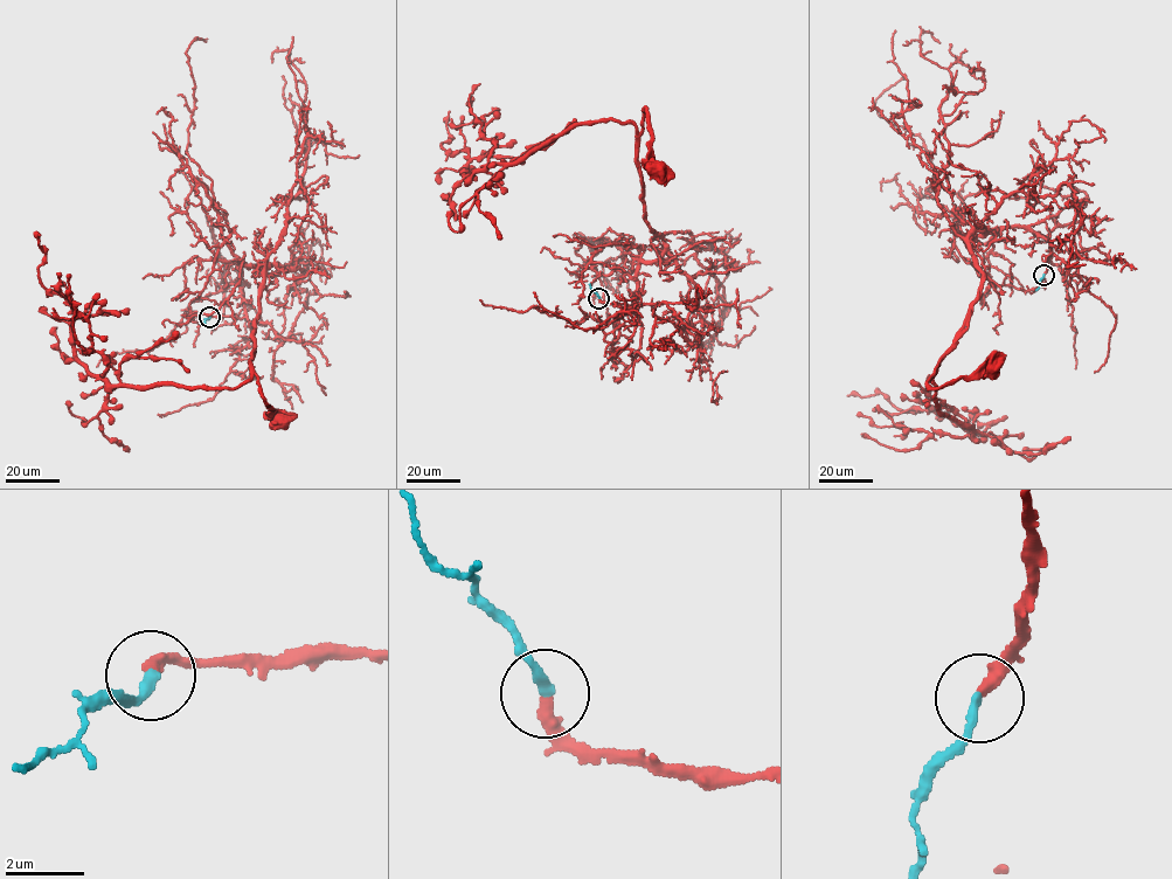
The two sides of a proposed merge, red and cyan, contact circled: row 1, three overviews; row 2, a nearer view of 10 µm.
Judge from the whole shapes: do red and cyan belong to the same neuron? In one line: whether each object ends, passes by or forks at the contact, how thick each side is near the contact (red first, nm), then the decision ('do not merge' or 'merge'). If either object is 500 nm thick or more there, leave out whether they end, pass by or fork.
red ends; cyan ends; calibres 320 and 240 nm; merge

